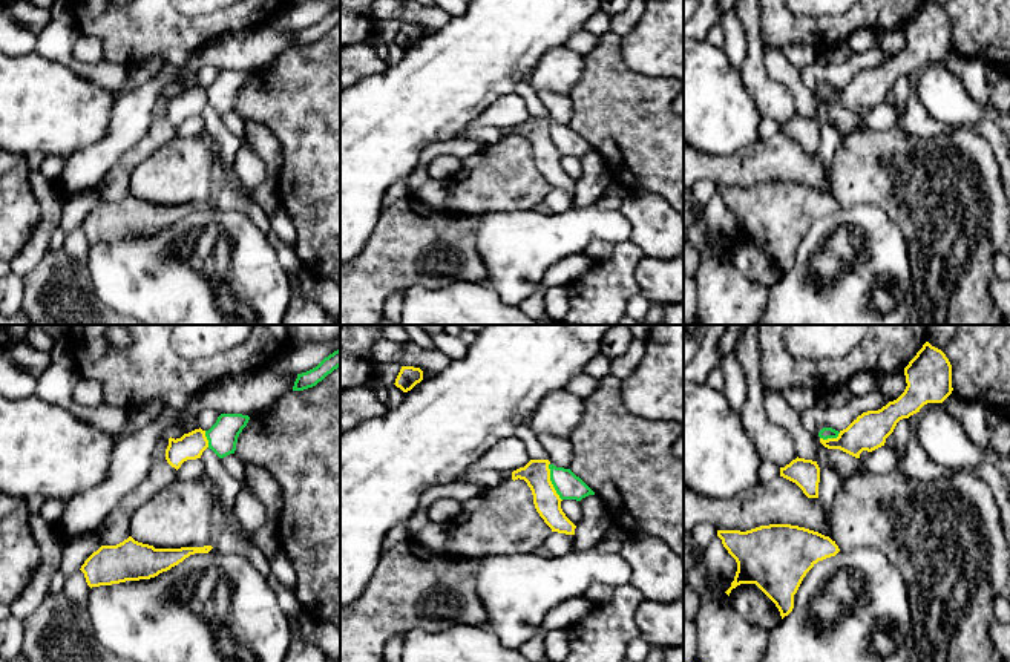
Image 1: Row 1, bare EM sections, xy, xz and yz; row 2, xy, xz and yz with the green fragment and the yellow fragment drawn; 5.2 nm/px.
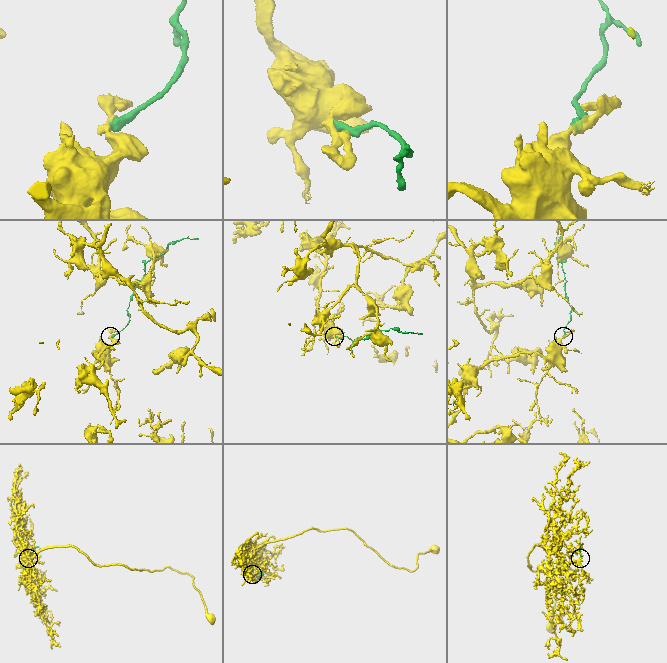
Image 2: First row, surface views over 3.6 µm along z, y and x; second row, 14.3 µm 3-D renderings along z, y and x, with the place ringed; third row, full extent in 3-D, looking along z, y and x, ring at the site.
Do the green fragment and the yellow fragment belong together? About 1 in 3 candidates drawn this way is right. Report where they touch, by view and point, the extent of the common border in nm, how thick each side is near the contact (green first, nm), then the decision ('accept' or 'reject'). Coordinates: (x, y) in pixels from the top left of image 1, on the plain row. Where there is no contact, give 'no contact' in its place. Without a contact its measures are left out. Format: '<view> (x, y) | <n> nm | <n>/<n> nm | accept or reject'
xz (550, 137) | 220 nm | 140/140 nm | reject

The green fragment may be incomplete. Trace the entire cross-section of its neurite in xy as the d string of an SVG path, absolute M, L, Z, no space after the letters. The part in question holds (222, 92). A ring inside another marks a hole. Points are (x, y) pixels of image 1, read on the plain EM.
M221 70L216 80L205 87L208 106L219 115L234 110L238 93L247 83L250 74L242 70Z

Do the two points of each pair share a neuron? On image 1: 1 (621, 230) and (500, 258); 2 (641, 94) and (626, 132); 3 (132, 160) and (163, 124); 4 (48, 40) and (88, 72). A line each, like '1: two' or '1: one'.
1: one
2: one
3: one
4: one

